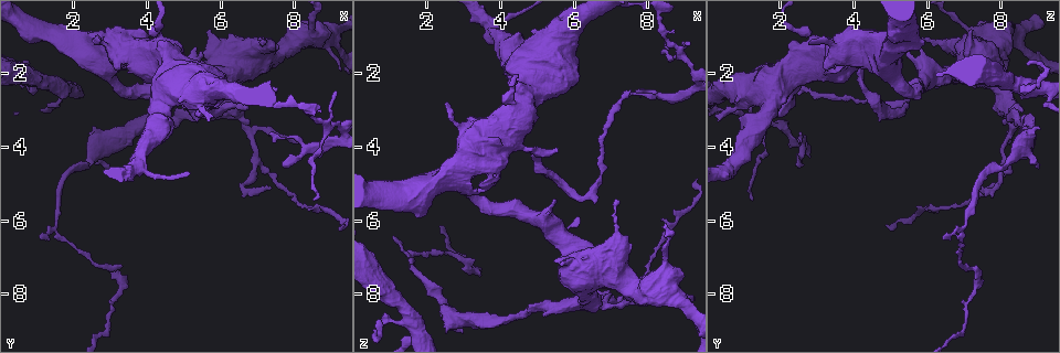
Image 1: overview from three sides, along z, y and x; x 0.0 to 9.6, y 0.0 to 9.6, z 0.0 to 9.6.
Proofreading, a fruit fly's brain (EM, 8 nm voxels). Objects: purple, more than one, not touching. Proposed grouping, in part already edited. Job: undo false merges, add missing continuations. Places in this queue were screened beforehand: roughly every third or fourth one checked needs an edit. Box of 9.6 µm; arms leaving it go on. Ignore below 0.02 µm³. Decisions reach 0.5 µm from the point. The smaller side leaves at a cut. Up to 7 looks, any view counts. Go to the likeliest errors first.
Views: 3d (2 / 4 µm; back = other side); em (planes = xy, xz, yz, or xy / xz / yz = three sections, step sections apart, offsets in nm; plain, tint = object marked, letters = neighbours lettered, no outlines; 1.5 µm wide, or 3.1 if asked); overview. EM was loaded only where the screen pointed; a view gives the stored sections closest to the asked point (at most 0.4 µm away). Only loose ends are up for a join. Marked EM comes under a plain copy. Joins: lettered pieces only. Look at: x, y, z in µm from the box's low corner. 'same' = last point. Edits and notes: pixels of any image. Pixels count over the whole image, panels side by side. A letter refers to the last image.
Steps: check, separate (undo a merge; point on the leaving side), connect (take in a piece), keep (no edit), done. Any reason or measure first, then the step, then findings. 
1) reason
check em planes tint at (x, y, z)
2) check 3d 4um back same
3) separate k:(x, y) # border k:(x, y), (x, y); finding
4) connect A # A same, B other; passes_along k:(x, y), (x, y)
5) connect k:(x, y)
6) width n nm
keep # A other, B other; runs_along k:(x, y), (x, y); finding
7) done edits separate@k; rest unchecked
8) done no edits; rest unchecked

branch stops here
check em xy step 8 tint at (7.70, 4.55, 2.55)

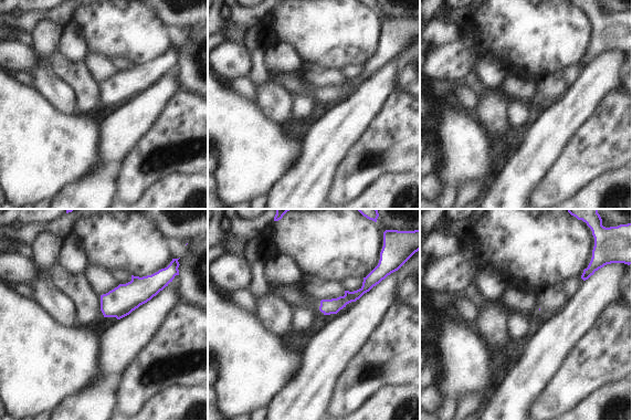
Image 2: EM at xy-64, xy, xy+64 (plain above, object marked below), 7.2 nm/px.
check em planes letters same

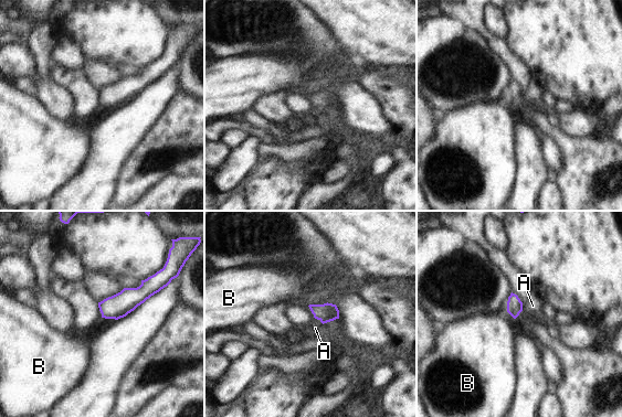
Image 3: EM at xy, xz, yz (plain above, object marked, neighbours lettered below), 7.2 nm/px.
width 110 nm
connect A # A same, B other; the neuron continues

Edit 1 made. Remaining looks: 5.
redraw
check overview

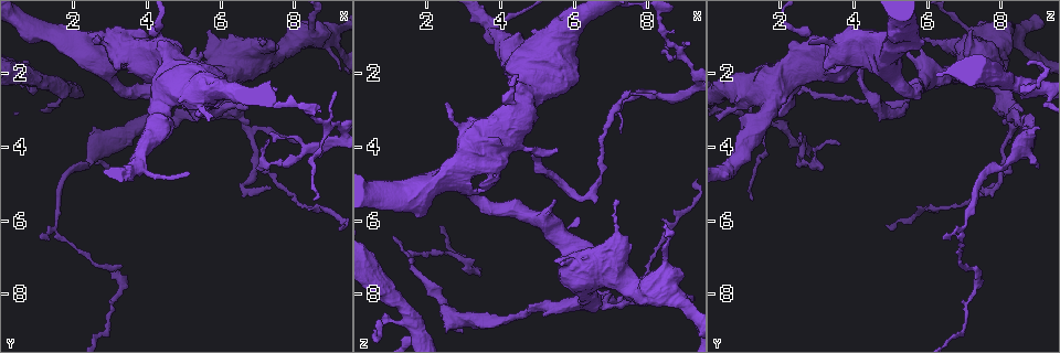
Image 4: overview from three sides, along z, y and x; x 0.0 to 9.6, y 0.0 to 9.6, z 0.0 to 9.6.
thin end
check 3d 2um back at (7.20, 1.15, 5.45)

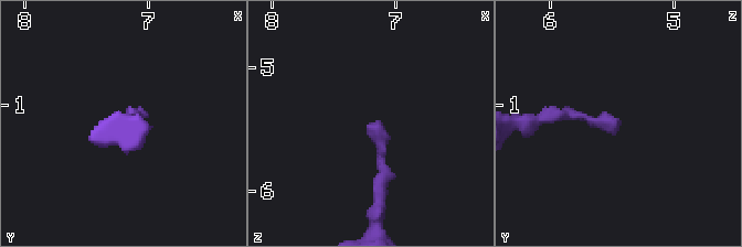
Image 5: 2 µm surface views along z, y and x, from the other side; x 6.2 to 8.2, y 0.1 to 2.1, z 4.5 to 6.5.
now the EM
check em xy step 4 tint at (7.22, 1.18, 5.44)

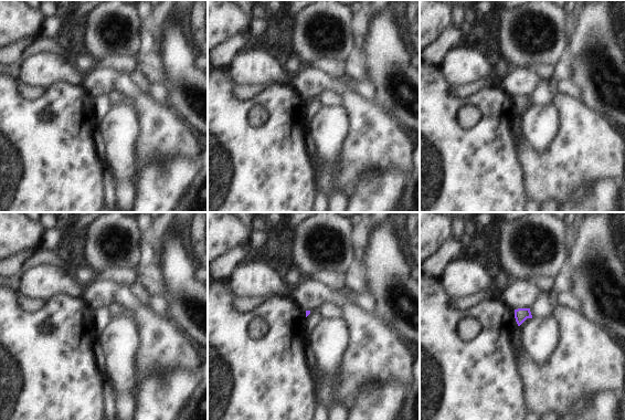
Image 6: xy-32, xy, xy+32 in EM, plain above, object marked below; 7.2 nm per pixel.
check em planes letters same

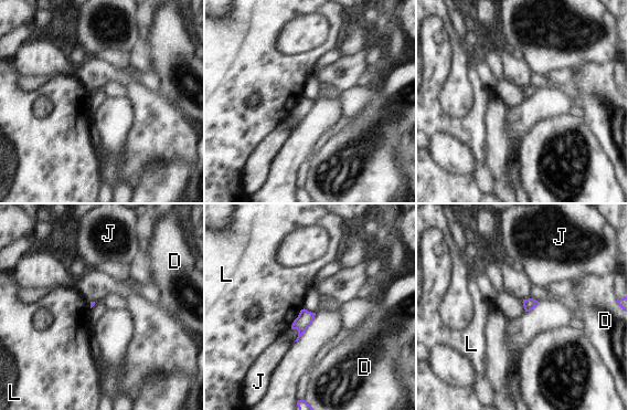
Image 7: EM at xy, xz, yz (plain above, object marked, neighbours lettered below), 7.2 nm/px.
keep # D other, J other, L other; border 7:(304, 308), (290, 328); no lettered piece goes on from it

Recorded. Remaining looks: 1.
done edits connect@3; rest unchecked

